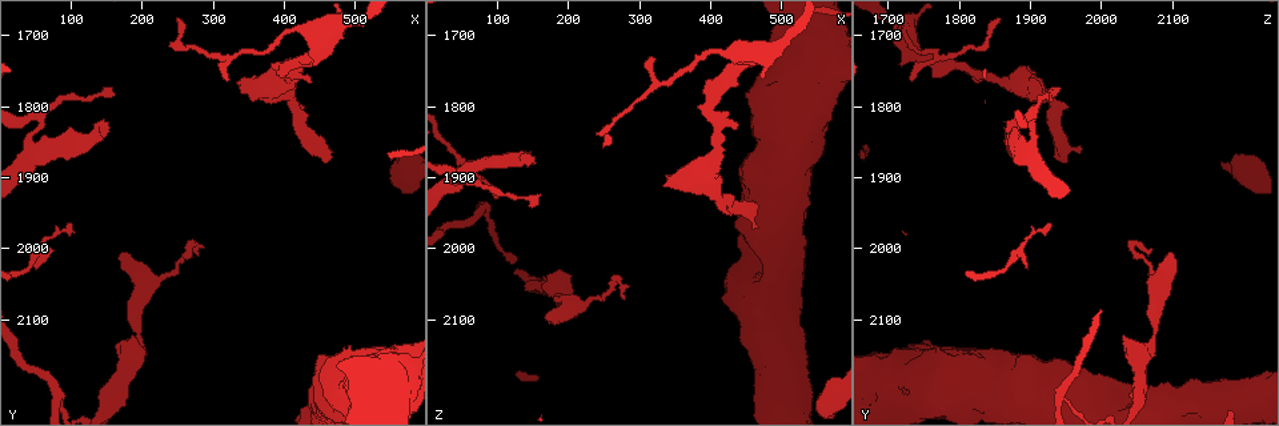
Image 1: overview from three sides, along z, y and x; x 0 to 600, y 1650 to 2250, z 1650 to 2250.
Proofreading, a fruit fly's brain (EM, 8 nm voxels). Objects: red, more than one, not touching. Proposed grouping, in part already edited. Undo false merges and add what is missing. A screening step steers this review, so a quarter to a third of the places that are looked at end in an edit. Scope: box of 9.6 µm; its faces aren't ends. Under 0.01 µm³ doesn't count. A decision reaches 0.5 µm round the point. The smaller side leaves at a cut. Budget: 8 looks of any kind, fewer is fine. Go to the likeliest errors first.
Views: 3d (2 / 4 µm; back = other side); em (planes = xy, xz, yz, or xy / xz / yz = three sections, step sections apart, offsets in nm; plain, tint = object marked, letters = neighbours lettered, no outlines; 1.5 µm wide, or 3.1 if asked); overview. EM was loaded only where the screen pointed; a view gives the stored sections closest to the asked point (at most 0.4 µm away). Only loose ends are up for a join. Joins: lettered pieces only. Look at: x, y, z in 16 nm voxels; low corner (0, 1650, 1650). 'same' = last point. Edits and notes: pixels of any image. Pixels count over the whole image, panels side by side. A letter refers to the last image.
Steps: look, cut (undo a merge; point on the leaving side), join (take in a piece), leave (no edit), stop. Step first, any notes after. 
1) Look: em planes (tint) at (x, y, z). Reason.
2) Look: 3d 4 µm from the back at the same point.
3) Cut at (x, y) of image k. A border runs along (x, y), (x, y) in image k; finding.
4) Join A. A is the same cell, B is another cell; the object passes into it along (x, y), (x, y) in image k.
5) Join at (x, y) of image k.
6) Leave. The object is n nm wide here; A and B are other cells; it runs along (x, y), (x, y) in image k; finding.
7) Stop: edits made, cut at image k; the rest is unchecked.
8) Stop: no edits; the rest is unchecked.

Look: em planes (tint) at (175, 2010, 2095). Stops while still wide.

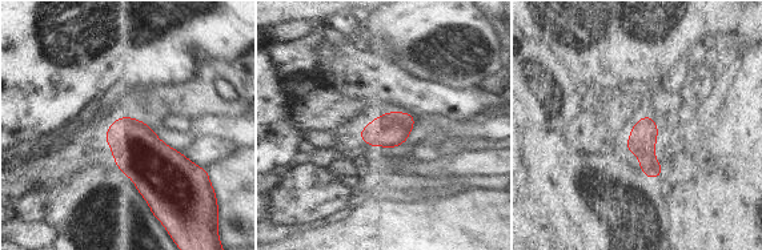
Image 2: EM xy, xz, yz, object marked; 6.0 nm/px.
Look: em planes (letters) at the same point.

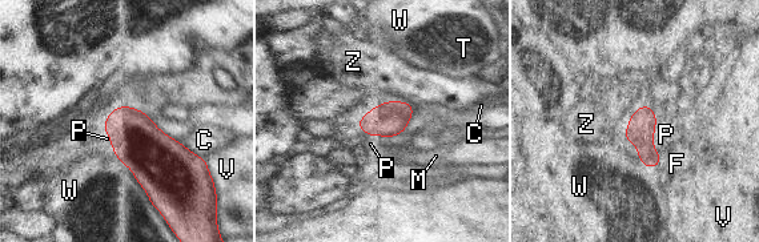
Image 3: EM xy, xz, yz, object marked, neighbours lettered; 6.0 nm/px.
Leave. C, F, M, P, T, V, W and Z are other cells; a border runs along (388, 100), (406, 101), (413, 108) in image 3; no lettered piece goes on from it.

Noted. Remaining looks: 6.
Look: em planes (letters) at (335, 1765, 1915). An open end.

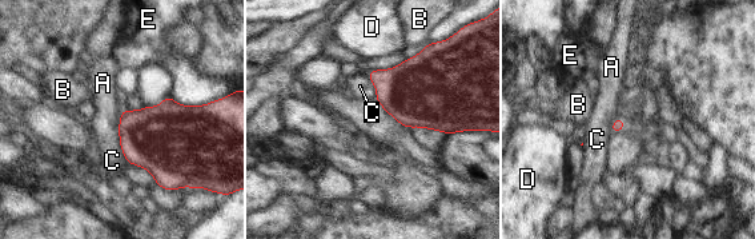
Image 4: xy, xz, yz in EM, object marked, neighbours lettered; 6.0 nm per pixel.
Leave. A, B, C, D and E are other cells; a border runs along (123, 108), (117, 126) in image 4; no lettered piece goes on from it.

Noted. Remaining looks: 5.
Look: em planes (letters) at (440, 1770, 1830).

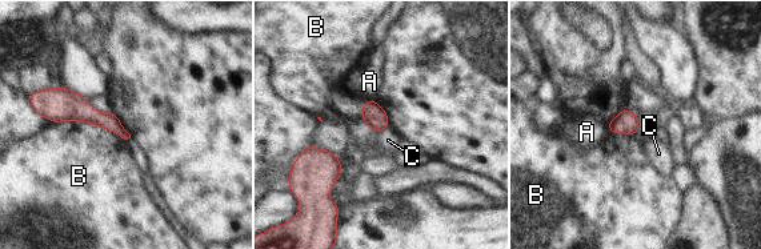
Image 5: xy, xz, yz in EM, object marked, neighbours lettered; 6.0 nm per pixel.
Leave. The longest contact is with B, 460 nm; A, B and C are other cells; it runs along (69, 116), (107, 120), (124, 135) in image 5; no lettered piece goes on from it.

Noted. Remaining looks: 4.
Stop: no edits; the rest is unchecked.

